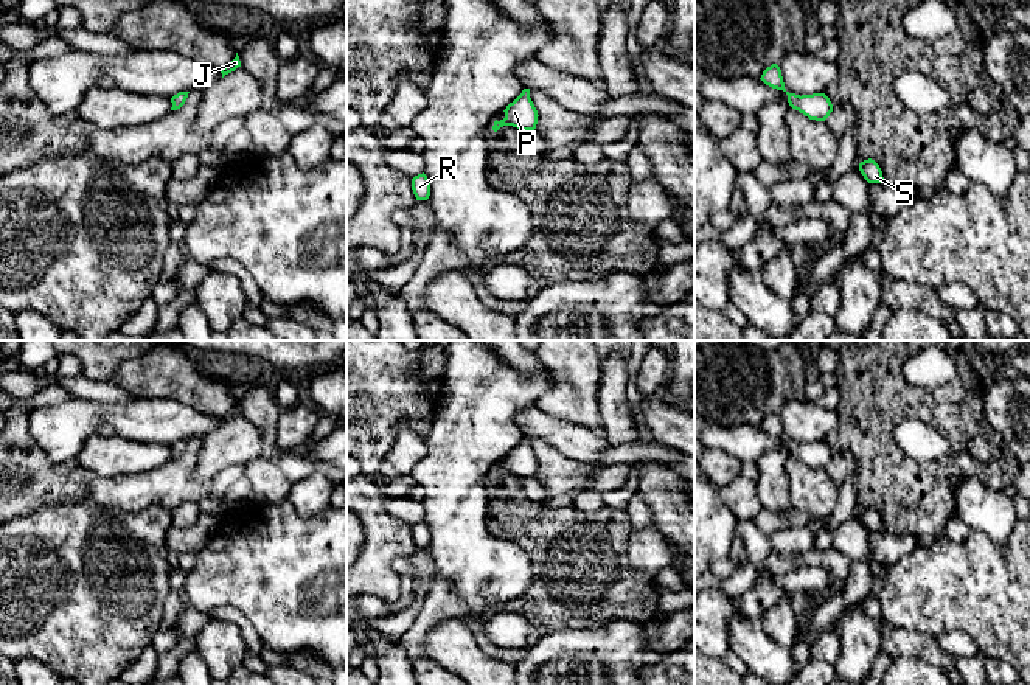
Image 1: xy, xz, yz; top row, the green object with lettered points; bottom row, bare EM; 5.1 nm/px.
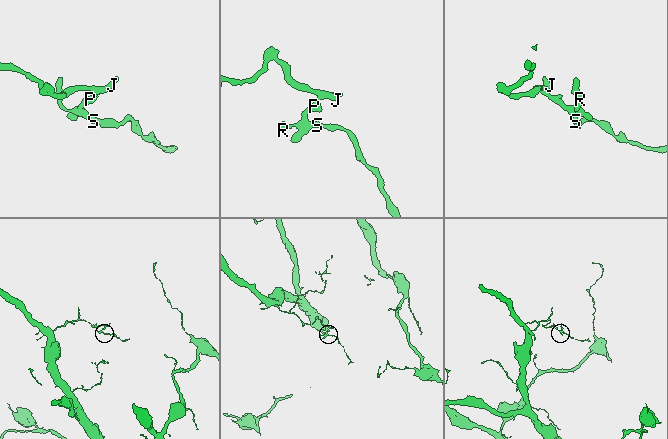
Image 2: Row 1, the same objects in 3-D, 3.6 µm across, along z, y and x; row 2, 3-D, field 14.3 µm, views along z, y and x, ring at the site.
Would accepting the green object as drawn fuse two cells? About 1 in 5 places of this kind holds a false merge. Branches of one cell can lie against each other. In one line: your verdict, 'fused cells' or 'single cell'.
single cell

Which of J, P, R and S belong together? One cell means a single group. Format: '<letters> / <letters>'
J P R S

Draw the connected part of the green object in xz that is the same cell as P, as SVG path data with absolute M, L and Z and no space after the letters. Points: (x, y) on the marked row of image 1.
M524 89L522 93L506 106L505 118L494 121L492 130L497 132L503 126L513 126L520 130L534 130L538 124L538 110L530 98L530 89Z

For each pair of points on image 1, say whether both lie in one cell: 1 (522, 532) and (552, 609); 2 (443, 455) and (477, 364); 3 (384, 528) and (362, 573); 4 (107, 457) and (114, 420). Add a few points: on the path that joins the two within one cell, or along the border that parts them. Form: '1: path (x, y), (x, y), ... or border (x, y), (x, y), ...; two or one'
1: path (541, 550), (549, 558), (552, 591); one
2: path (466, 432), (477, 421), (477, 387); one
3: path (384, 539), (373, 563); one
4: border (114, 434), (149, 443); two

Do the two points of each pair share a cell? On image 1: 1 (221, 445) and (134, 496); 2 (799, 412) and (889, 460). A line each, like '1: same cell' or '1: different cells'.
1: different cells
2: different cells

